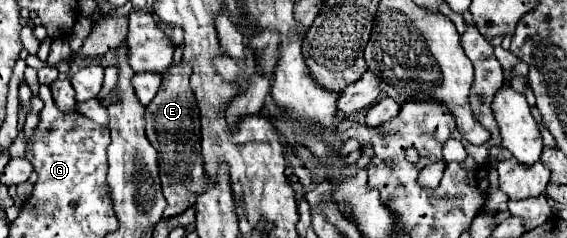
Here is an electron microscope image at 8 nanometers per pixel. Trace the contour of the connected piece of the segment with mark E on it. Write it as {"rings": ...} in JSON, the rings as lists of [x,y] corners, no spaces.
{"rings":[[[181,61],[179,65],[171,65],[163,73],[163,83],[155,95],[155,99],[145,107],[145,123],[147,123],[147,139],[155,145],[159,157],[159,175],[163,185],[163,195],[167,199],[167,207],[163,217],[181,215],[185,209],[195,205],[199,193],[205,191],[205,171],[201,157],[201,121],[199,107],[189,85],[191,65]]]}

